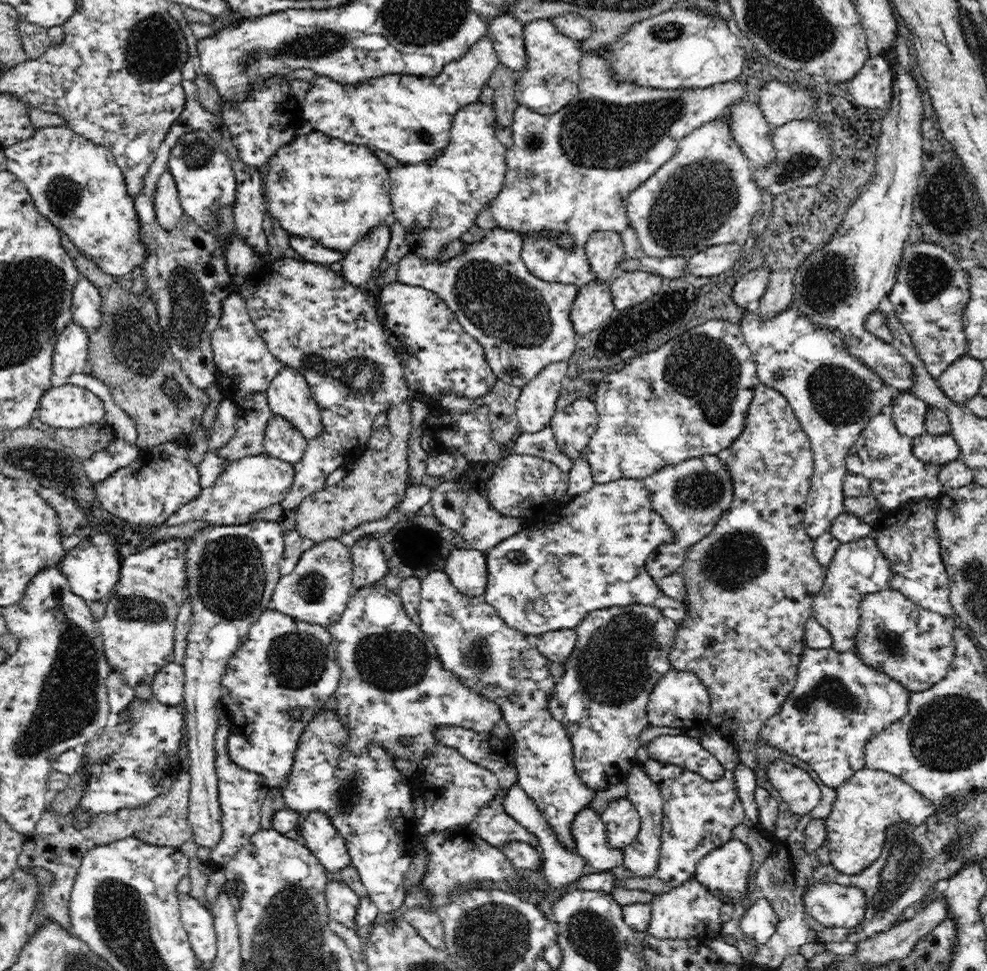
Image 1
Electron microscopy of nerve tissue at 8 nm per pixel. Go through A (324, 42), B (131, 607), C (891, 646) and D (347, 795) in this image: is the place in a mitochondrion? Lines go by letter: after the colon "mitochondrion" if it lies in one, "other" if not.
A: mitochondrion
B: mitochondrion
C: mitochondrion
D: mitochondrion

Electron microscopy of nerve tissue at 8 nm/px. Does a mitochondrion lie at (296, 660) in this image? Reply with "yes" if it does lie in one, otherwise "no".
yes

